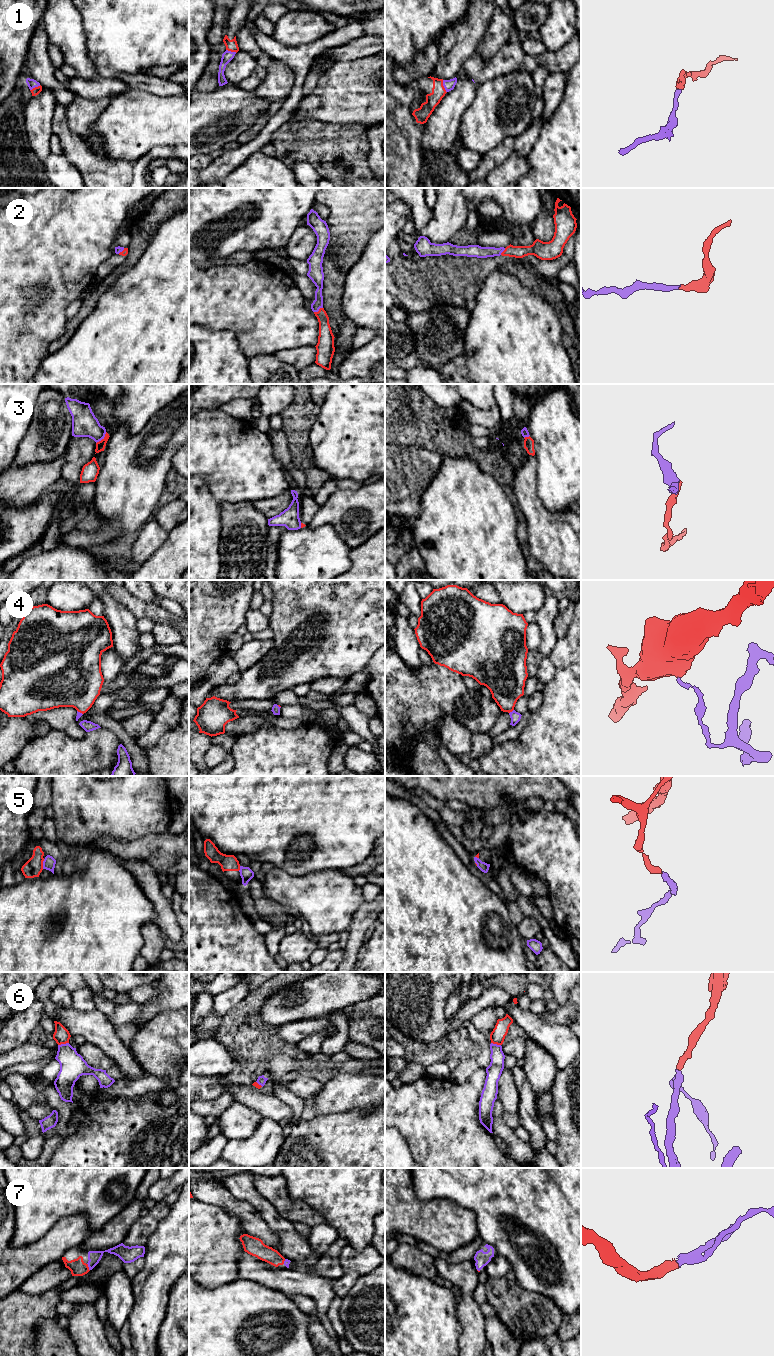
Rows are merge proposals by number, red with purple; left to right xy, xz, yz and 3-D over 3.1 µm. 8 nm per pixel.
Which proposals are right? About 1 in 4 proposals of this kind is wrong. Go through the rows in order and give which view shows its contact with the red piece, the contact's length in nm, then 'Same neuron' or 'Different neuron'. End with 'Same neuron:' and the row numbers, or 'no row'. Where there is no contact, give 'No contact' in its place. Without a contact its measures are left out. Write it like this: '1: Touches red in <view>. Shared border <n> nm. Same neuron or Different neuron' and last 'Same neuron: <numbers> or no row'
1: Touches red in yz. Shared border 110 nm. Same neuron
2: Touches red in xz. Shared border 80 nm. Same neuron
3: Touches red in xy. Shared border 130 nm. Different neuron
4: Touches red in yz. Shared border 50 nm. Different neuron
5: Touches red in xy. Shared border 80 nm. Different neuron
6: Touches red in xy. Shared border 90 nm. Same neuron
7: Touches red in xy. Shared border 70 nm. Same neuron
Same neuron: 1, 2, 6, 7

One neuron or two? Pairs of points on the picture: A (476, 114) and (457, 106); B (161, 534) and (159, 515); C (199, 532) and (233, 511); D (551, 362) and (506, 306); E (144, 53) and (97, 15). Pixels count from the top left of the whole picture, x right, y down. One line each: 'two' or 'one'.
A: two
B: two
C: two
D: one
E: one

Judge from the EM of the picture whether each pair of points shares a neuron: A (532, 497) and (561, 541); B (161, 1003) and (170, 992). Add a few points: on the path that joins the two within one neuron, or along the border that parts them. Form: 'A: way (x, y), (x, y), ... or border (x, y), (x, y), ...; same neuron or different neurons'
A: way (533, 508), (538, 518), (550, 530); same neuron
B: way (164, 1000), (169, 995); same neuron

